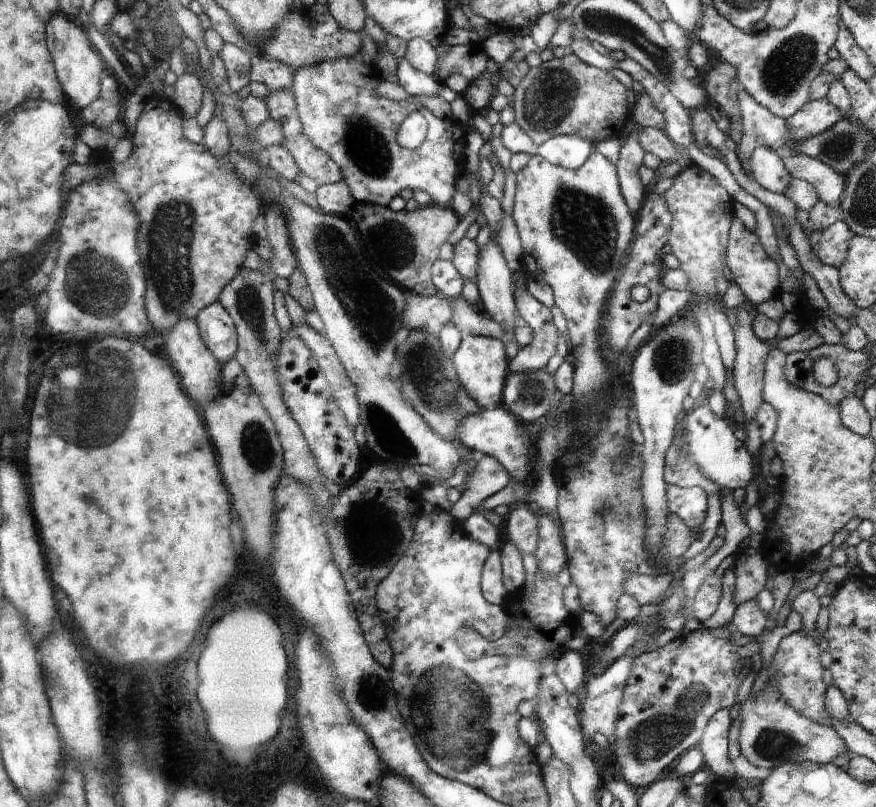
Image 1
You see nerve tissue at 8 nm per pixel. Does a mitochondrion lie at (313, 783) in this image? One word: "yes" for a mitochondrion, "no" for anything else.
no

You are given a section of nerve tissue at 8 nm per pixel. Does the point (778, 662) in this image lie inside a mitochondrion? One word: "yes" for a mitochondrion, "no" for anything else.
no

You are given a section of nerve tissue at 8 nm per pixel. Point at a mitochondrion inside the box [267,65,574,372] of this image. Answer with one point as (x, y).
(370, 310)

